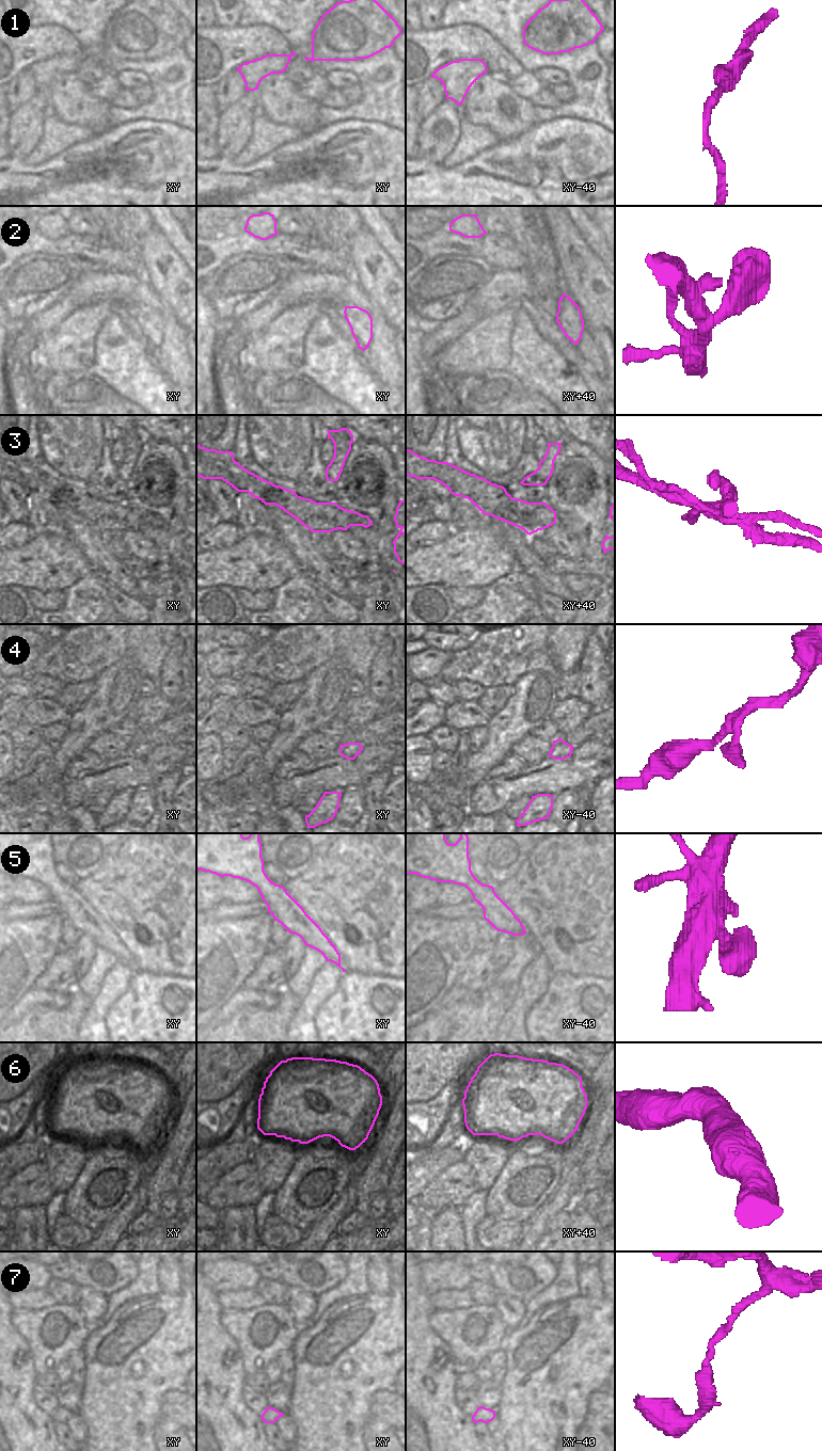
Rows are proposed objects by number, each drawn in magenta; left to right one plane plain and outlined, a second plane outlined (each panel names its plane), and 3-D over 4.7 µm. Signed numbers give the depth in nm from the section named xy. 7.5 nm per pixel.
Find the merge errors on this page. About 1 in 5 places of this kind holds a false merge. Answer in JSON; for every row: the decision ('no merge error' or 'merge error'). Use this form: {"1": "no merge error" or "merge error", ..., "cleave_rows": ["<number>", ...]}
{"1": "no merge error", "2": "no merge error", "3": "merge error", "4": "no merge error", "5": "no merge error", "6": "no merge error", "7": "no merge error", "cleave_rows": ["3"]}

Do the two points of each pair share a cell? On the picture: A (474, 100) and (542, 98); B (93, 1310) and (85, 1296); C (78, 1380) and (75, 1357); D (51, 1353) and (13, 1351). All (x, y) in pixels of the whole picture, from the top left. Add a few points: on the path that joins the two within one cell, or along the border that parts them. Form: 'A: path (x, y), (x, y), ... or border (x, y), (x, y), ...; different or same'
A: border (528, 99), (534, 107); different
B: path (93, 1307), (88, 1300); same
C: path (78, 1374), (77, 1362); same
D: border (16, 1330), (29, 1348), (33, 1370), (36, 1375); different

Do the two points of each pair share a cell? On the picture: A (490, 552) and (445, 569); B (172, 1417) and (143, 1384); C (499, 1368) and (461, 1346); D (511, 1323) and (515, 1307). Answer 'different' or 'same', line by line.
A: same
B: different
C: different
D: same

